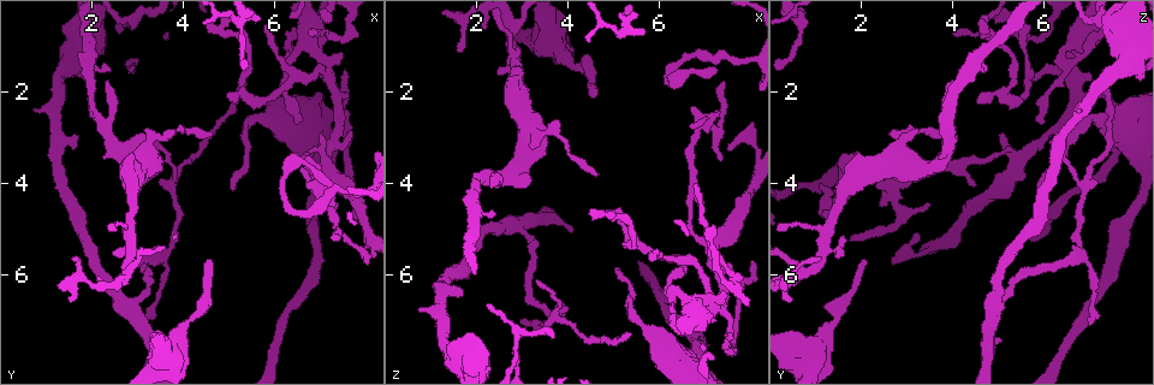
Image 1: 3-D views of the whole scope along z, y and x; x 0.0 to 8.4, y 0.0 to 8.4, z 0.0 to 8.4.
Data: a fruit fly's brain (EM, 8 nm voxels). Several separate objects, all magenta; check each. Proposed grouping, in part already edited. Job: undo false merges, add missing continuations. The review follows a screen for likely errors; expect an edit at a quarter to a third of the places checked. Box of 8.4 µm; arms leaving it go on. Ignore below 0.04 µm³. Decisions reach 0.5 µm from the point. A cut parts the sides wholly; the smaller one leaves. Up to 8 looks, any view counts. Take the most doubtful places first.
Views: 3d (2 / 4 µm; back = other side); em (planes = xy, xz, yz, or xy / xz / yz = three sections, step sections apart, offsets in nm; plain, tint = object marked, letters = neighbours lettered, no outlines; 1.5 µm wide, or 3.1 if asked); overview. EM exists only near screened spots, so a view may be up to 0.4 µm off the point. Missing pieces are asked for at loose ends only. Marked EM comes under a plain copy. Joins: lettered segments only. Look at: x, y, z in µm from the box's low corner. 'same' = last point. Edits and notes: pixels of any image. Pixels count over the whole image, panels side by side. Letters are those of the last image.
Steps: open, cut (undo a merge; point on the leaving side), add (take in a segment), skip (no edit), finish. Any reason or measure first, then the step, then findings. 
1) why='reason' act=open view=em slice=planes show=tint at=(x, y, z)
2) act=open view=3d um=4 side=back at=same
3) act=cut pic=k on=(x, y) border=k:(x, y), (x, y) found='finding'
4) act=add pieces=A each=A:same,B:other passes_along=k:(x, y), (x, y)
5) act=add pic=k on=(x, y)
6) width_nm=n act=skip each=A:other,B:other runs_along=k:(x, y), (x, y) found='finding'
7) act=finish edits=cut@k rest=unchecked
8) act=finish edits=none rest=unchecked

why='end of a long branch' act=open view=3d um=2 at=(4.60, 5.70, 2.10)

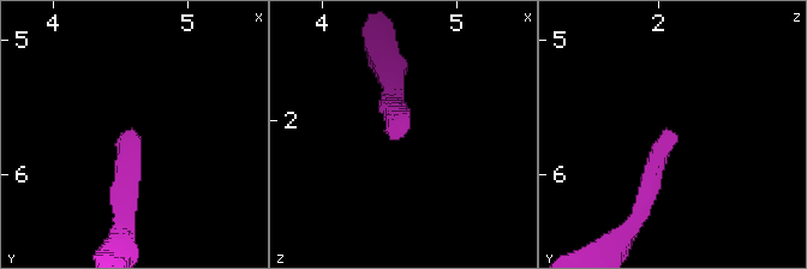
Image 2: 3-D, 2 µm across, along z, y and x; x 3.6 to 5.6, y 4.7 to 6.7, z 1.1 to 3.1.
act=open view=em slice=planes show=letters at=(4.62, 5.68, 2.10)

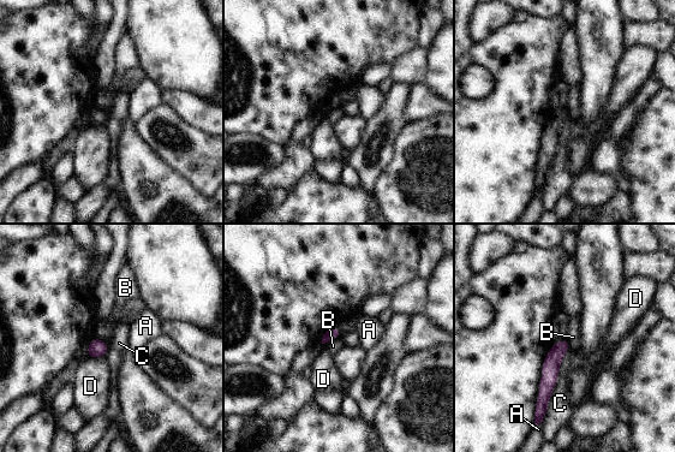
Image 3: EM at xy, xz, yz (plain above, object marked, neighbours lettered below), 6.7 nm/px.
act=skip each=A:other,B:other,C:other,D:other found='none of them fits'

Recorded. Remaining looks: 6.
why='an open end' act=open view=3d um=4 at=(5.05, 4.20, 5.95)

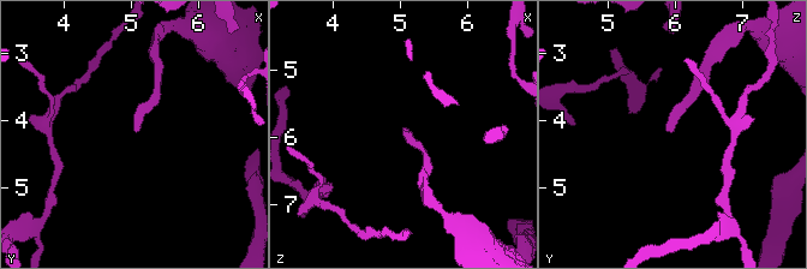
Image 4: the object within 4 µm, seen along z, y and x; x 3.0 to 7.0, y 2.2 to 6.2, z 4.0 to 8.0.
act=open view=em slice=xz step=4 show=letters at=(5.10, 4.15, 5.90)

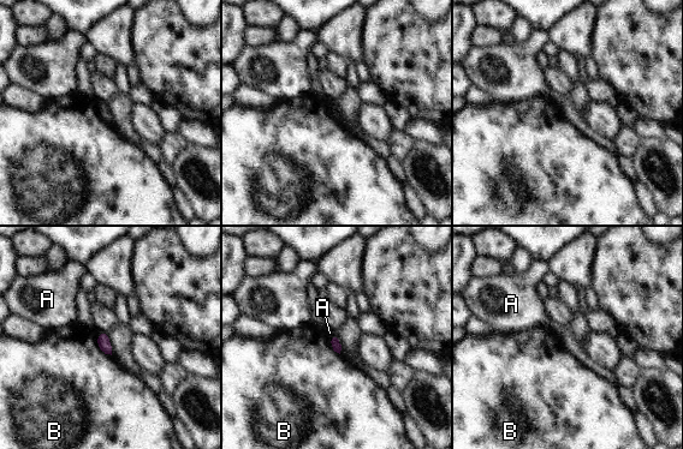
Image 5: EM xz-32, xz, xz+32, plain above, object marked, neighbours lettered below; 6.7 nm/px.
act=skip each=A:other,B:other border=5:(342, 346), (339, 353) found='no lettered segment goes on from it'

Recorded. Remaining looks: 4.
why='thin end' act=open view=3d um=4 at=(4.60, 2.95, 3.85)

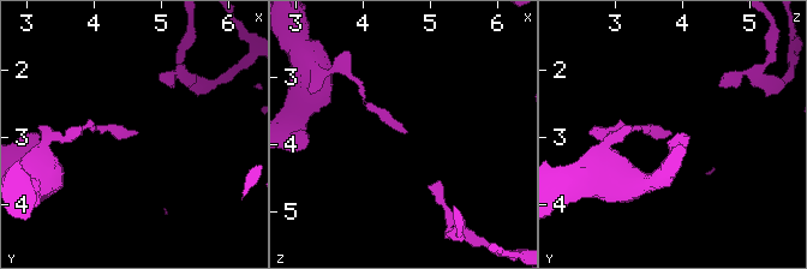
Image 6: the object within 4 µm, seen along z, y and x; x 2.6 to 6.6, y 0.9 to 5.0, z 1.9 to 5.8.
why='shape alone is not enough' act=open view=em slice=planes show=letters at=(4.60, 2.95, 3.85)

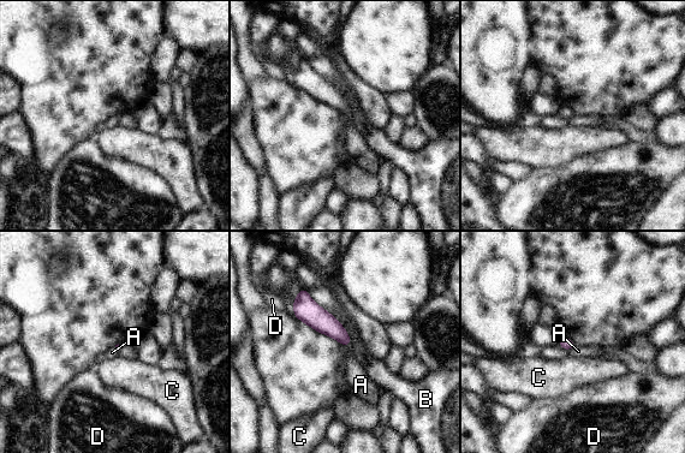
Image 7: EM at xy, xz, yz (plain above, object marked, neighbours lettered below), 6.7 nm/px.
longest_contact=B:280nm act=skip each=A:other,B:other,C:other,D:other border=7:(343, 344), (349, 347) found='no lettered segment goes on from it'

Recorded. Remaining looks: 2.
act=finish edits=none rest=unchecked

